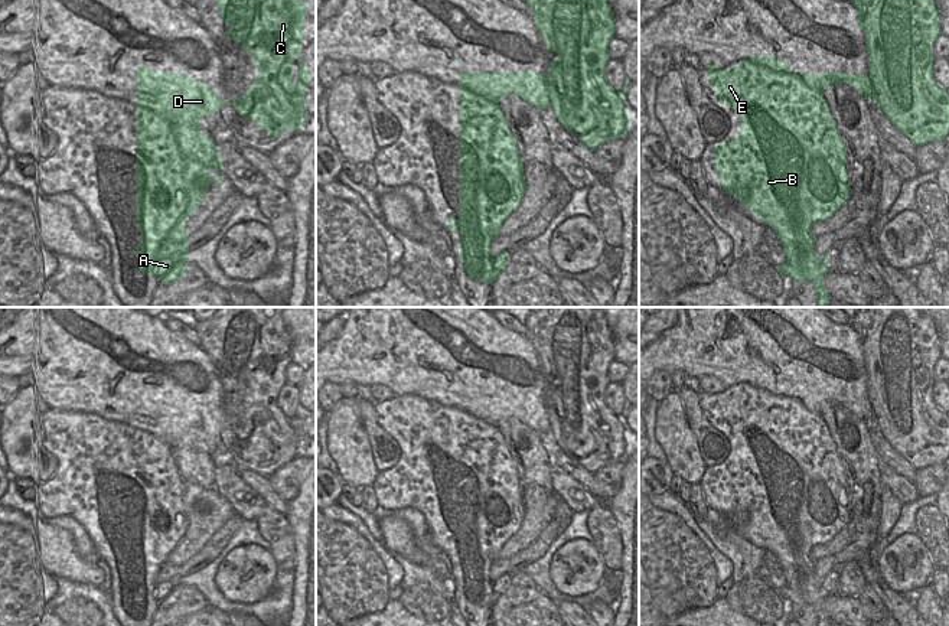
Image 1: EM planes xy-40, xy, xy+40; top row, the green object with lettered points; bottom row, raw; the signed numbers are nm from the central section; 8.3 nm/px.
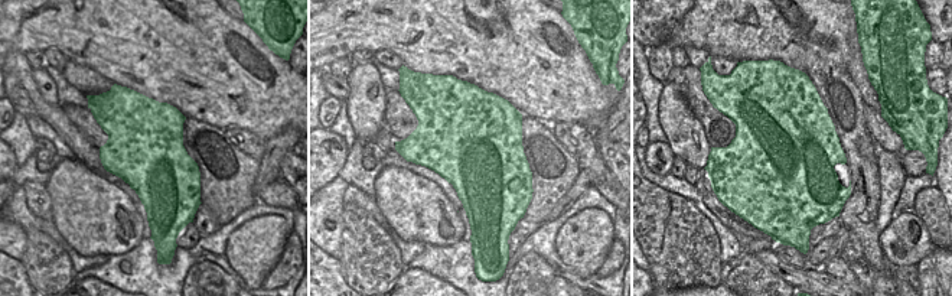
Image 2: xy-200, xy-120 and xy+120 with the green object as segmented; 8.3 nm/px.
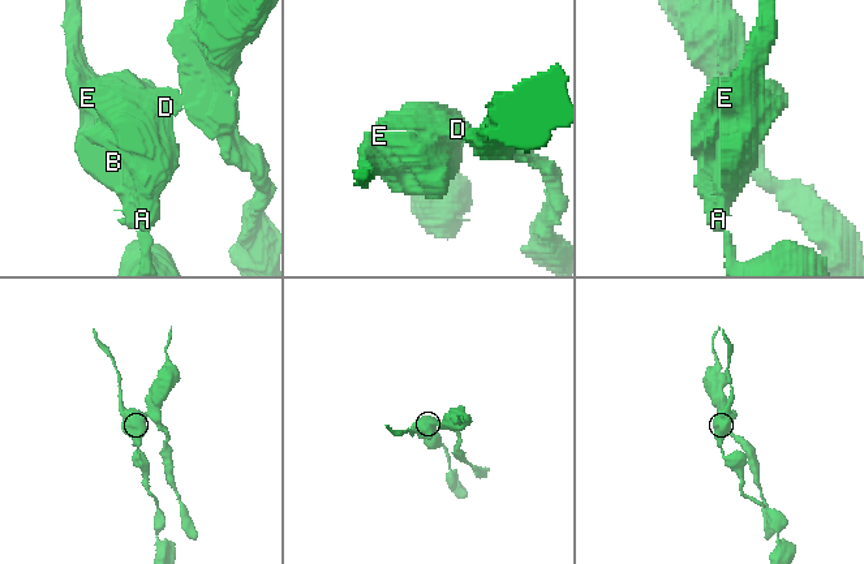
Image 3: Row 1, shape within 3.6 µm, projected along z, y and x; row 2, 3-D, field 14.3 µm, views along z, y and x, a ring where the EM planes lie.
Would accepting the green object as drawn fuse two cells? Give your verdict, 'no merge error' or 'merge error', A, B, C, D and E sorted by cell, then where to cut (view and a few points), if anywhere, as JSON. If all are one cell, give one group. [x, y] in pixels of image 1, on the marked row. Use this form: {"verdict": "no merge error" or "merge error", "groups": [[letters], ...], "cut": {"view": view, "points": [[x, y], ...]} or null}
{"verdict": "merge error", "groups": [["A", "B", "D", "E"], ["C"]], "cut": {"view": "xy", "points": [[547, 82], [550, 101]]}}

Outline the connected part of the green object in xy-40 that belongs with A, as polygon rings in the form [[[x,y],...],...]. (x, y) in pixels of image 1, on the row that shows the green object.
[[[136,66],[136,226],[141,232],[141,245],[137,247],[136,252],[125,252],[137,255],[143,263],[143,275],[154,274],[163,284],[172,286],[180,277],[185,277],[185,271],[189,264],[189,247],[187,247],[187,234],[185,225],[189,216],[198,209],[200,202],[206,195],[206,188],[212,182],[215,188],[221,189],[219,172],[222,169],[222,156],[216,153],[216,146],[212,138],[206,137],[199,131],[199,121],[205,115],[216,115],[216,110],[222,108],[225,104],[215,91],[208,85],[189,78],[183,74],[169,74],[169,72],[156,72],[146,66]]]

